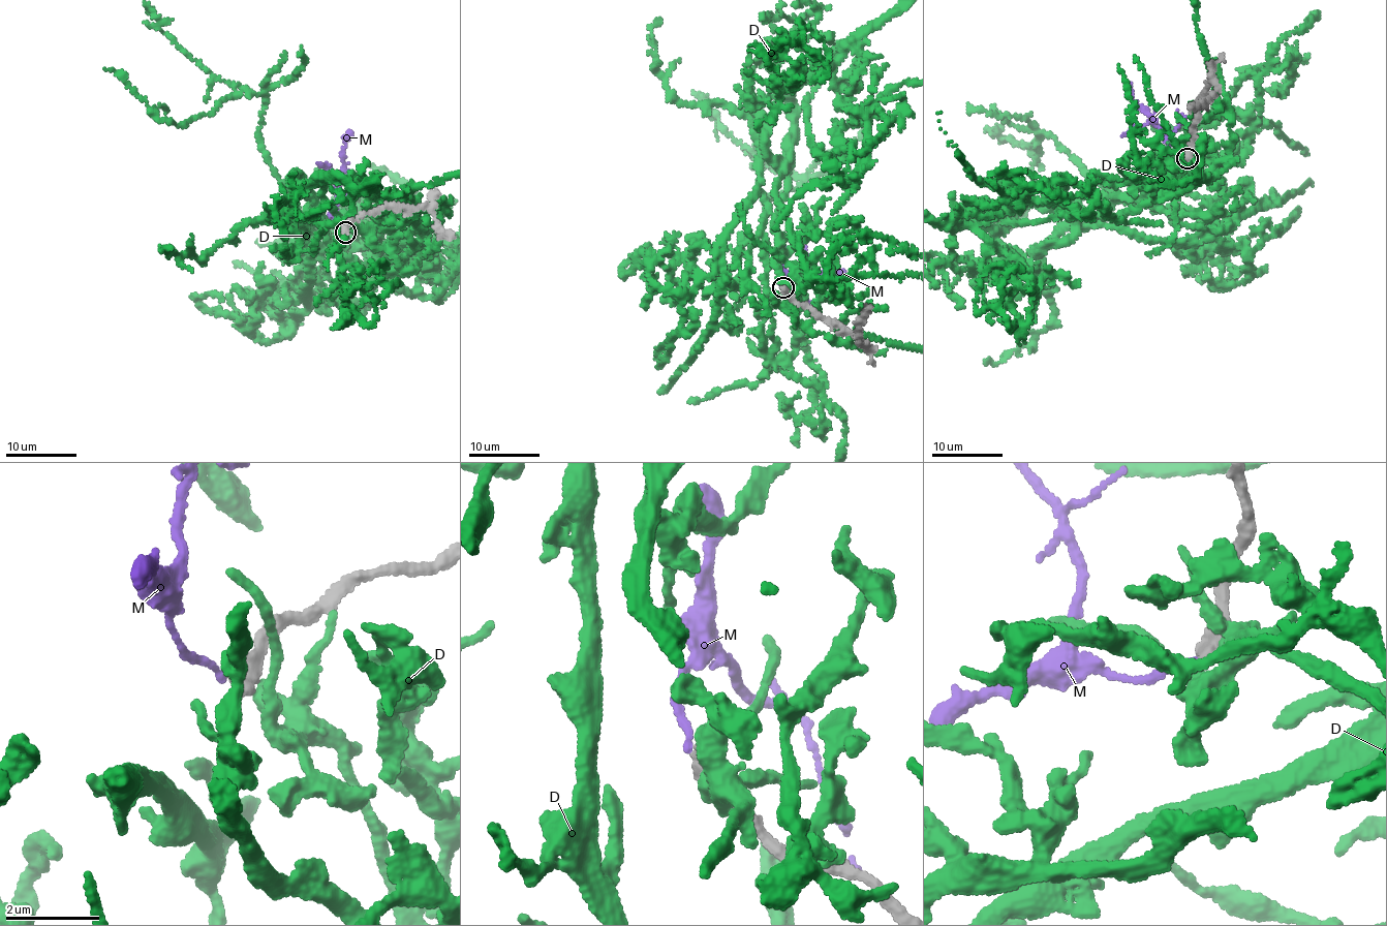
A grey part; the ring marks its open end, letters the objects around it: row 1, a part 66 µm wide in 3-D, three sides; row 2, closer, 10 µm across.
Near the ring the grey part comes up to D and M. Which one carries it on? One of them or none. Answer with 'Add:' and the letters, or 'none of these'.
Add: none of these

